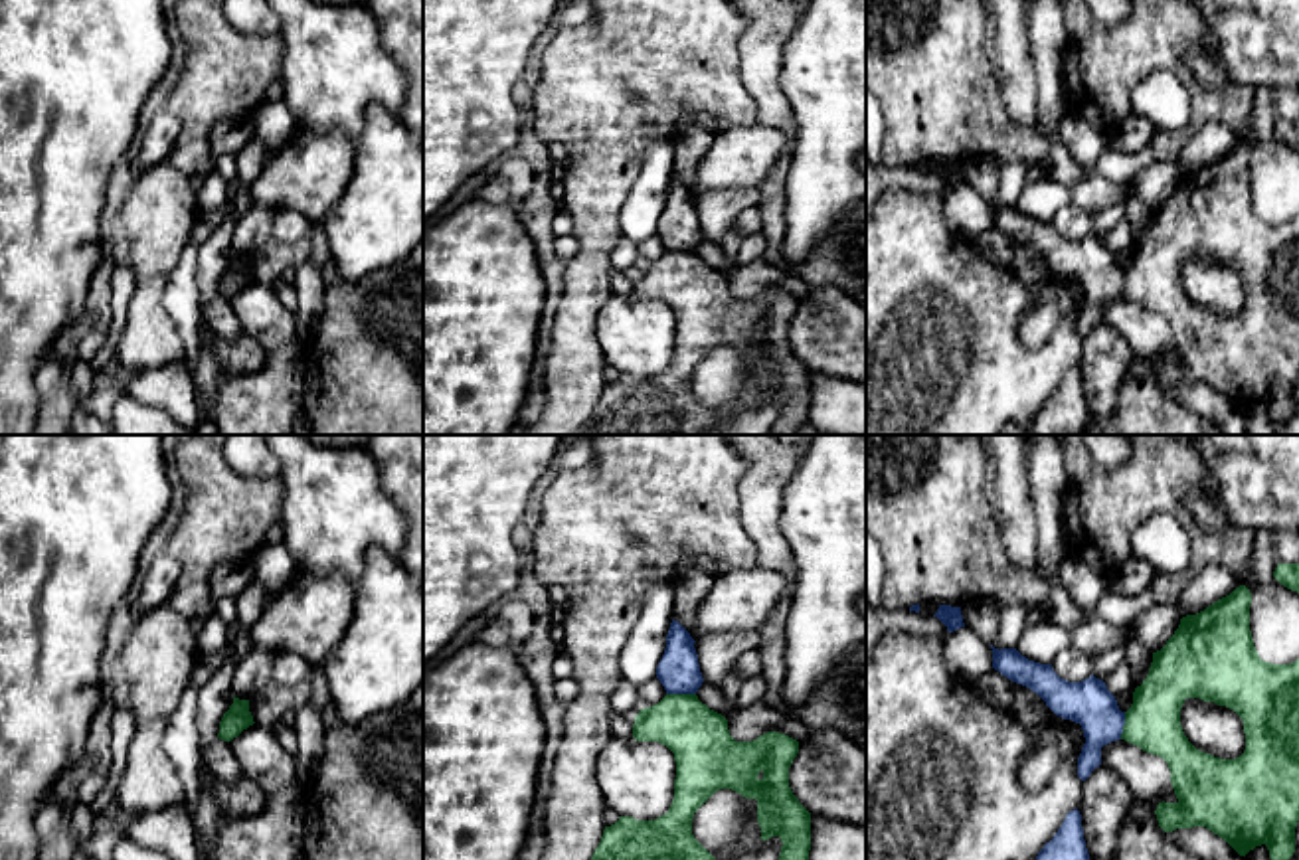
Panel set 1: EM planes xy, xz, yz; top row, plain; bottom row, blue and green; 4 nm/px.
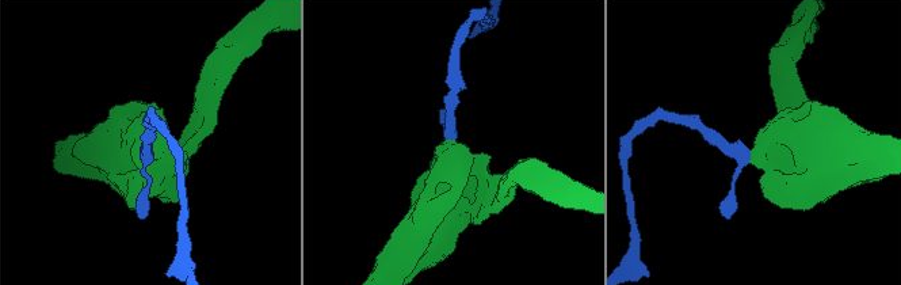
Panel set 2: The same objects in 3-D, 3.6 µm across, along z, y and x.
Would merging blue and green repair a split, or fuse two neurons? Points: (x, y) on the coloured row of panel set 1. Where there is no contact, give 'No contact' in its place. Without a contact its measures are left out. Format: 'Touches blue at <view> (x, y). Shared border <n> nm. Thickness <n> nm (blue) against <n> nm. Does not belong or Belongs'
Touches blue at xz (681, 692). Shared border 120 nm. Thickness 170 nm (blue) against 240 nm. Does not belong

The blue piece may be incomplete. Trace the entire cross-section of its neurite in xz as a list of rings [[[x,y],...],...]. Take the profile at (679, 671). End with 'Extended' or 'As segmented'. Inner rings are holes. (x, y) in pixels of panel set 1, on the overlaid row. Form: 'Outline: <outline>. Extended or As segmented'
Outline: [[[672,619],[666,648],[656,666],[656,678],[666,694],[696,694],[704,678],[690,633]]]. As segmented

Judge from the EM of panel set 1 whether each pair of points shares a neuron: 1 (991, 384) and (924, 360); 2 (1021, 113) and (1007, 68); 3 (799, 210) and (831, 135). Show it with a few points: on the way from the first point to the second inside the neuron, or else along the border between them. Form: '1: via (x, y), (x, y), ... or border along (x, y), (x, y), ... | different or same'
1: via (975, 374), (940, 366) | same
2: via (1021, 101), (1017, 80) | same
3: via (817, 192), (821, 188), (821, 153) | same

